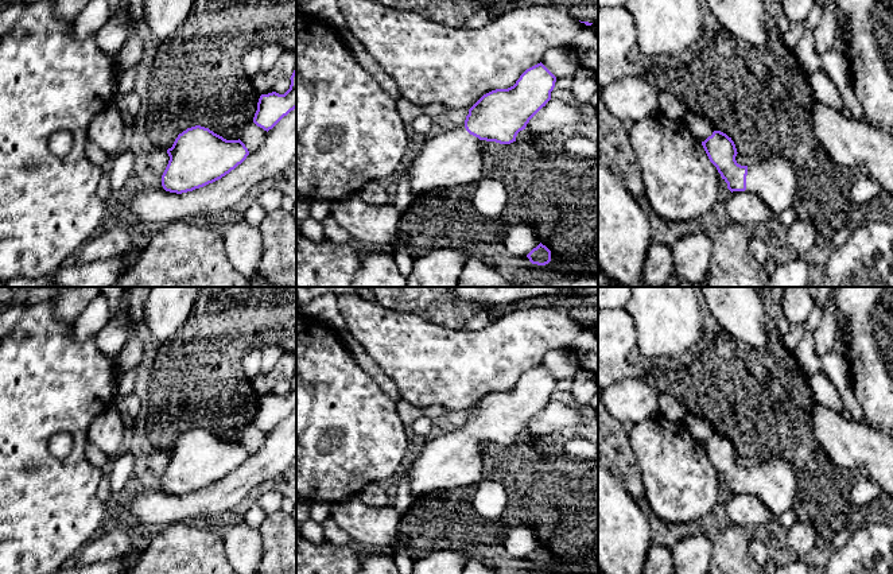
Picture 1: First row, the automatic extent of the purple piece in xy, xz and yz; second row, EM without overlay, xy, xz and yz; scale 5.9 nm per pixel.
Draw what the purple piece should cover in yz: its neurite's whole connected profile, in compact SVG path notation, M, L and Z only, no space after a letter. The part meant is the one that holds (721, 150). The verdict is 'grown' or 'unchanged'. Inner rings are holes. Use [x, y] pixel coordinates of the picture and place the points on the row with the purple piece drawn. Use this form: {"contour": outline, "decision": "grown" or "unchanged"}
{"contour": "M714 131L702 146L731 193L748 190L757 194L774 217L793 205L797 175L787 159L772 156L741 166L735 160L734 141L721 131Z", "decision": "grown"}

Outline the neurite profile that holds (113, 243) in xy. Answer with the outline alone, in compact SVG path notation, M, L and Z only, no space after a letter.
M121 228L100 230L77 252L79 264L121 257L132 248L131 233Z

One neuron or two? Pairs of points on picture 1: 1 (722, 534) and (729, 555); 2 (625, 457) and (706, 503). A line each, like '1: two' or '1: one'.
1: one
2: two

